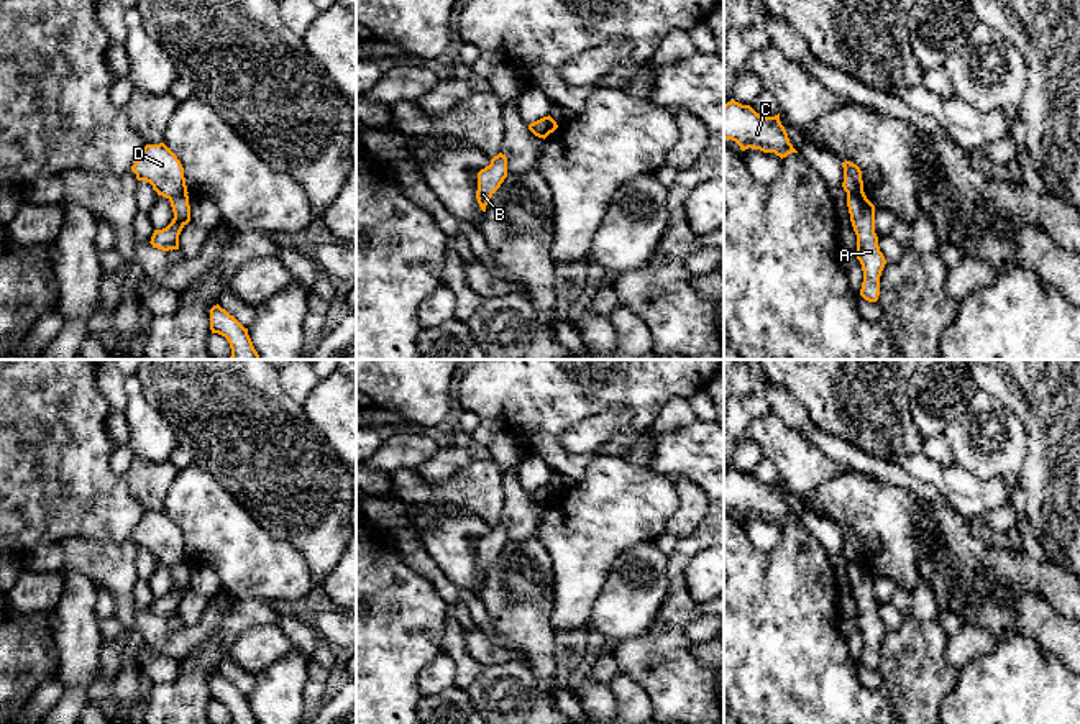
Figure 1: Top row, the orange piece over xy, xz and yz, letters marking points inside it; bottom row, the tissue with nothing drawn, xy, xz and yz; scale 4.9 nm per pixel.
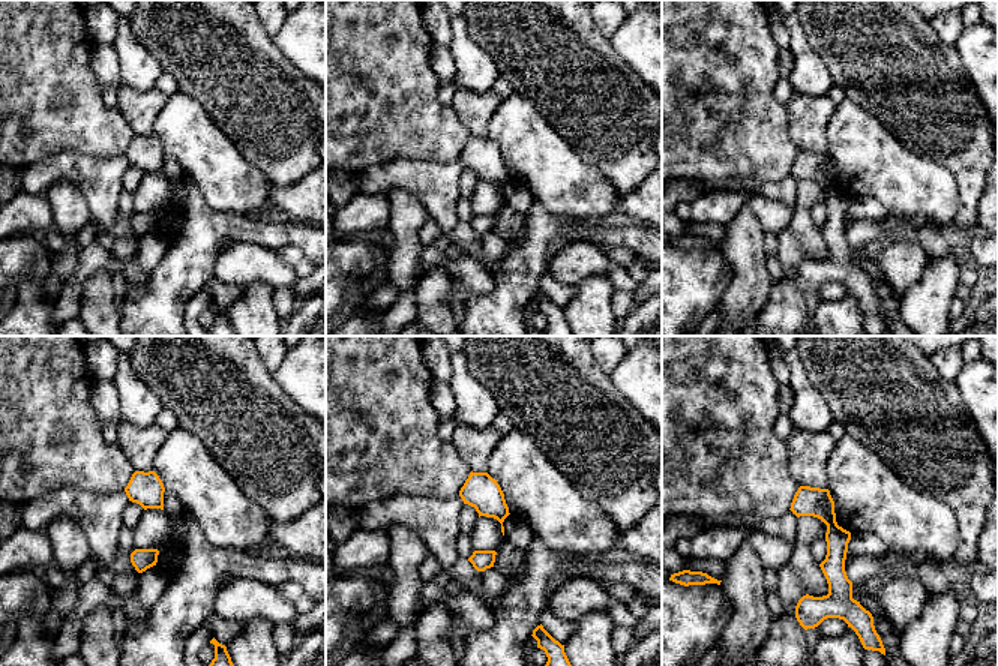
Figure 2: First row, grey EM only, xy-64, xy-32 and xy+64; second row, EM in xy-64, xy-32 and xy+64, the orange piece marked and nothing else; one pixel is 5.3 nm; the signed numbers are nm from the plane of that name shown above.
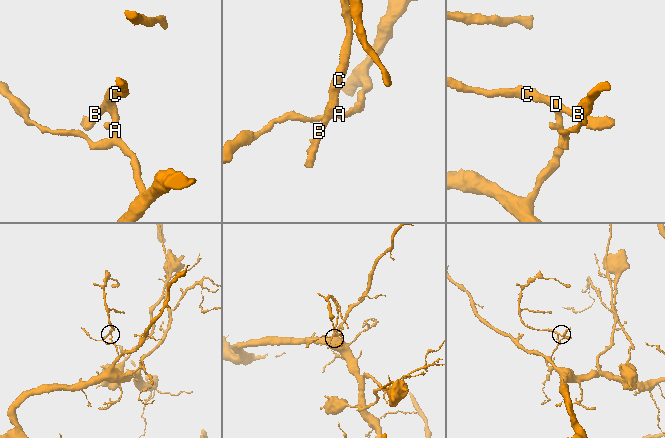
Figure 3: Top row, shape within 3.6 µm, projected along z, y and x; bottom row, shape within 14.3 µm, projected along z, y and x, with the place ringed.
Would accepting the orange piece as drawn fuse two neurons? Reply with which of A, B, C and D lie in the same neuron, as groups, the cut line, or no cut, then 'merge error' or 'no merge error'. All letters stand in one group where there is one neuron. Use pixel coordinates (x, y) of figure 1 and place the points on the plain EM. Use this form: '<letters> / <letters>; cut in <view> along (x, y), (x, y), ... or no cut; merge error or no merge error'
A / B C D; cut in yz along (847, 563), (865, 567); merge error

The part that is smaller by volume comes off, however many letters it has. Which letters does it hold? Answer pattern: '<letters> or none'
B, C, D

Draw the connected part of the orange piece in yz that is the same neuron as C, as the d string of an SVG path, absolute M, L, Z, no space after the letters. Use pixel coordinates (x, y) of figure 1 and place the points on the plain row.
M730 468L724 473L724 509L735 509L742 519L753 516L775 520L781 527L798 520L789 511L788 501L775 484L762 484L750 473Z

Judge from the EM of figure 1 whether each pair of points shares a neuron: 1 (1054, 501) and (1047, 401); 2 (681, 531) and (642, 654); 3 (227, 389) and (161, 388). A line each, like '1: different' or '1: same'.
1: same
2: different
3: same

